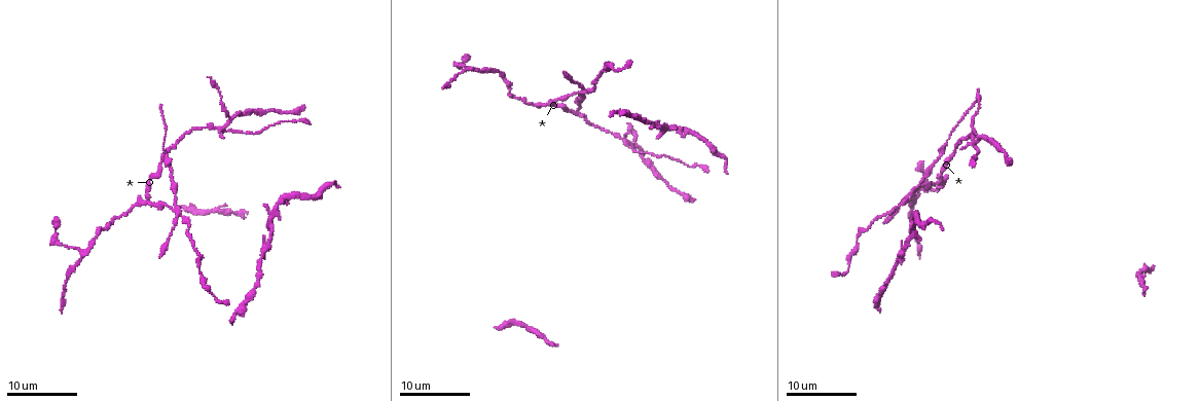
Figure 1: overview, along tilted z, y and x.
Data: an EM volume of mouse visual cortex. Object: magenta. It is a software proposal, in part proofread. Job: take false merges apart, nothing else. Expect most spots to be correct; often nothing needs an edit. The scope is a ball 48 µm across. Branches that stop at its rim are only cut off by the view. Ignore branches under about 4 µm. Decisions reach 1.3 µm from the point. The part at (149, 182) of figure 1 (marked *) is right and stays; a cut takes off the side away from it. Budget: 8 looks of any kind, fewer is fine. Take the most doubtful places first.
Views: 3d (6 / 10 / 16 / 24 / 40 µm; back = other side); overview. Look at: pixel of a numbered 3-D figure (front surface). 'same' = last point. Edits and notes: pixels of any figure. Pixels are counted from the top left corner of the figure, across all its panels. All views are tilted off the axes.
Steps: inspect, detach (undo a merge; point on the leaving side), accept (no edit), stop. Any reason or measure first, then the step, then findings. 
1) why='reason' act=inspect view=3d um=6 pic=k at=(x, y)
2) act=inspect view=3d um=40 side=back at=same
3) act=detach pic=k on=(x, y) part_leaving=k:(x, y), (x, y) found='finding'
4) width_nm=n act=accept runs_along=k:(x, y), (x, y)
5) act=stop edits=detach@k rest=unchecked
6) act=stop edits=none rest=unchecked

why='four or more arms meet' act=inspect view=3d um=10 pic=1 at=(627, 142)

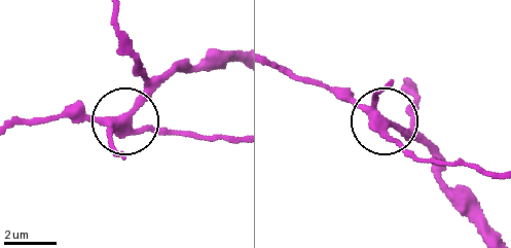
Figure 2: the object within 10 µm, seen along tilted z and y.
why='from behind' act=inspect view=3d um=10 side=back pic=2 at=(125, 123)

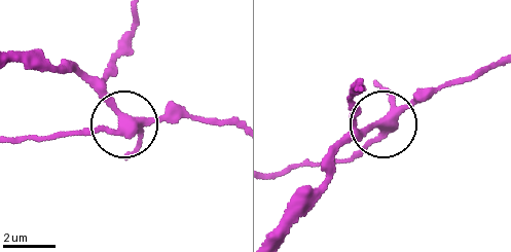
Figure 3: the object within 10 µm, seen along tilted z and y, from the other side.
arms=4 act=detach pic=3 on=(76, 134) found='a second neuron is stuck on'

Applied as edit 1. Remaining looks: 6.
why='two arms in line, one across' act=inspect view=3d um=10 pic=1 at=(911, 193)

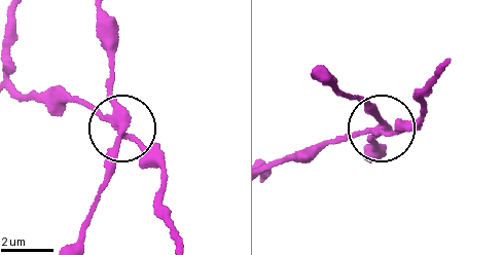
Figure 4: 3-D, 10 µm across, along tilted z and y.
why='from behind' act=inspect view=3d um=10 side=back pic=4 at=(121, 130)

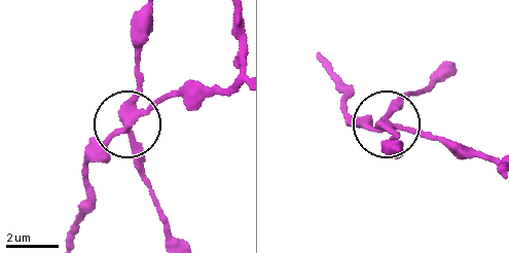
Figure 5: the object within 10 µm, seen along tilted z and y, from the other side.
arms=3 act=detach pic=5 on=(143, 80) part_leaving=5:(128, 109), (142, 12) found='two neurons meet here'

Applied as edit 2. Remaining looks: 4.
act=inspect view=overview

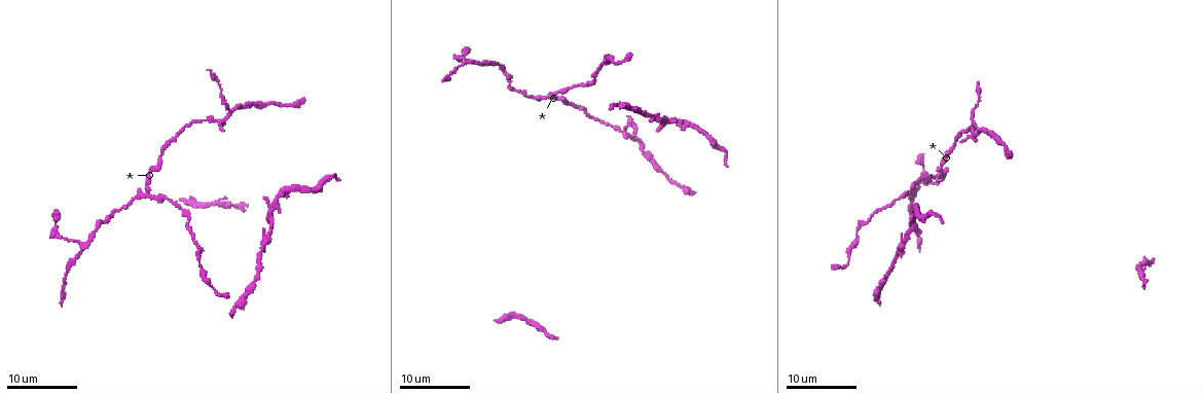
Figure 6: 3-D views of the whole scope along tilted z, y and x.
why='arms part here' act=inspect view=3d um=10 pic=6 at=(940, 175)

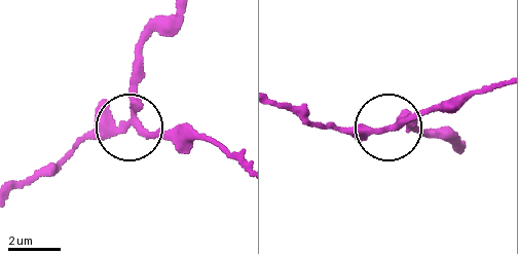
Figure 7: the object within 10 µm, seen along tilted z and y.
side_arm_um=25 act=accept runs_along=7:(140, 55), (132, 121), (101, 129), (71, 146) found='all the same neuron'

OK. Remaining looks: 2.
act=stop edits=detach@3,detach@5 rest=unchecked

